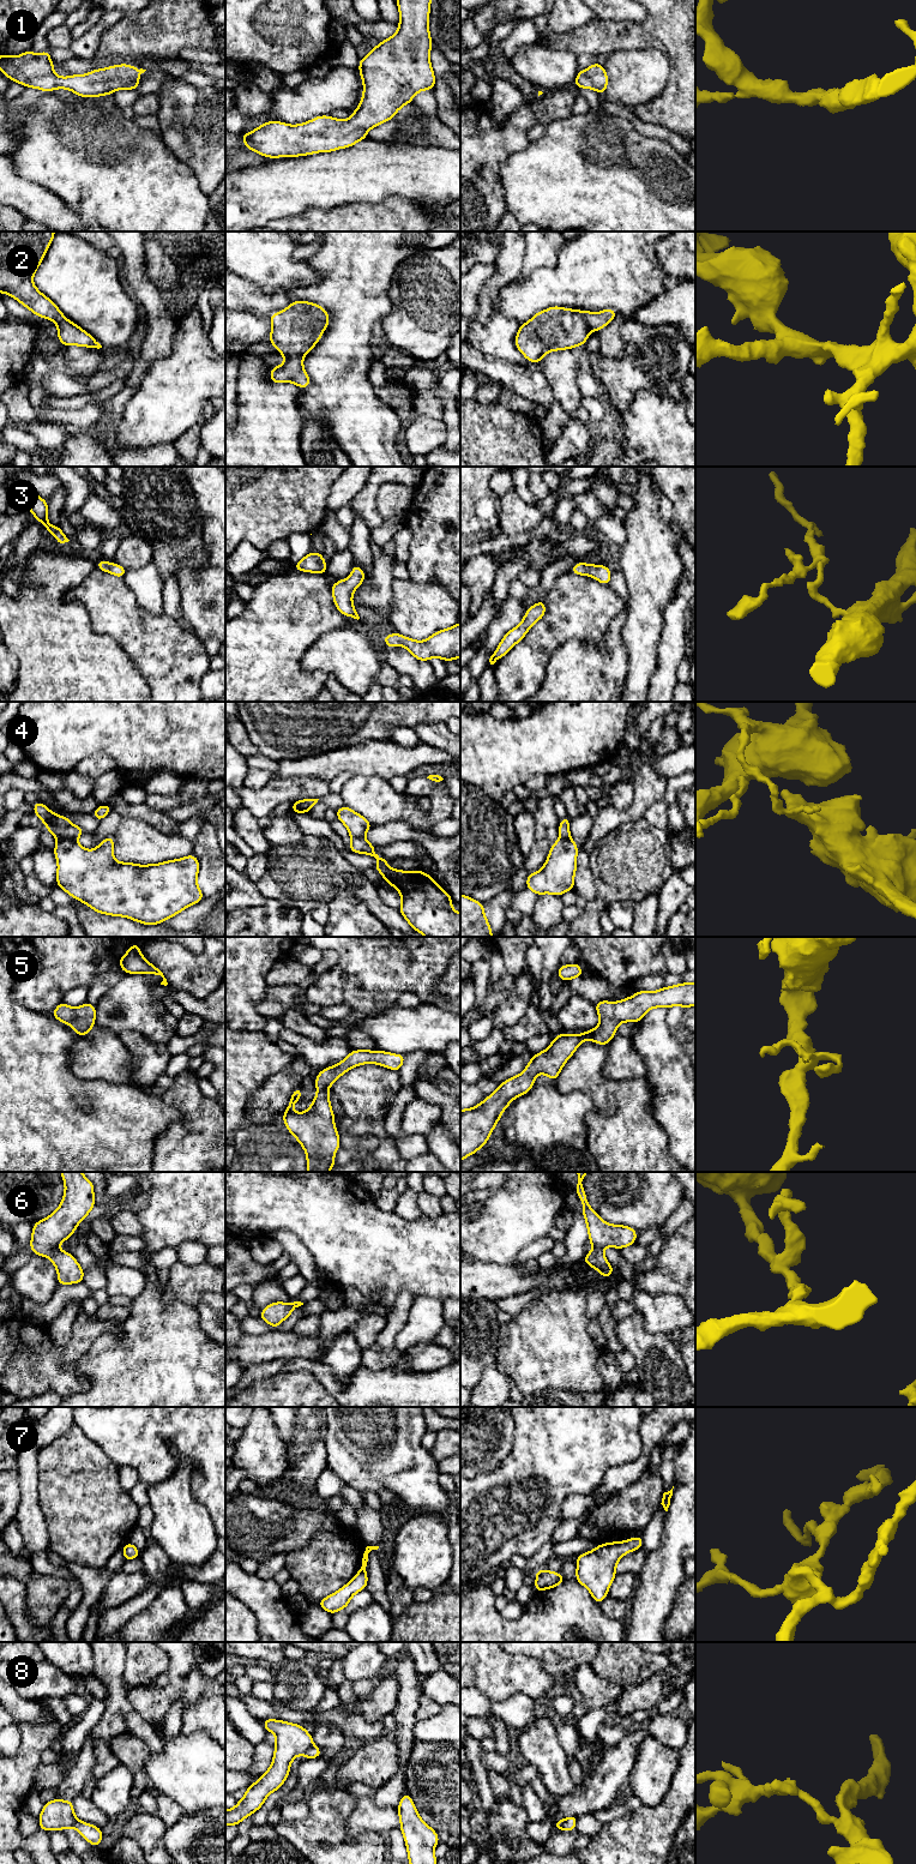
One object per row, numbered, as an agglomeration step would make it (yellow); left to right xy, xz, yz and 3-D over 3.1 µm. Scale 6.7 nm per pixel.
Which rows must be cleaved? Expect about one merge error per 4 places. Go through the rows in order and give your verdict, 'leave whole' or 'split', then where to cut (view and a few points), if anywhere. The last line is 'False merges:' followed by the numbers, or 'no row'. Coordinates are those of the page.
1: leave whole; no cut
2: leave whole; no cut
3: leave whole; no cut
4: split; cut in xy along (58, 839), (73, 839), (76, 841)
5: leave whole; no cut
6: leave whole; no cut
7: leave whole; no cut
8: split; cut in xz along (312, 1744), (303, 1753)
False merges: 4, 8

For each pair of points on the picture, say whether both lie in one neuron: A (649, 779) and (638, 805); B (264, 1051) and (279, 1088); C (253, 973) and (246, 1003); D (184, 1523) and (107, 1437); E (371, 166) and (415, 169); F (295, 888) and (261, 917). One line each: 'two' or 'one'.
A: one
B: two
C: one
D: two
E: one
F: two

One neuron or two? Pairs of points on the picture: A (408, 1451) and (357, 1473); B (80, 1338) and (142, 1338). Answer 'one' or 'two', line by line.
A: one
B: two

